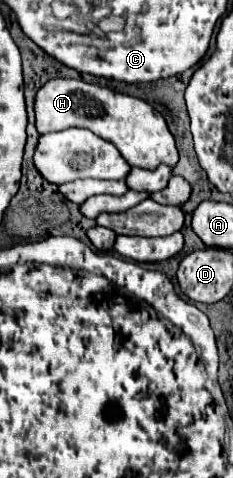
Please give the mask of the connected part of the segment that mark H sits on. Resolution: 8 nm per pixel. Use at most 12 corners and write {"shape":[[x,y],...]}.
{"shape":[[83,80],[39,88],[39,134],[87,128],[137,168],[175,166],[165,118]]}

